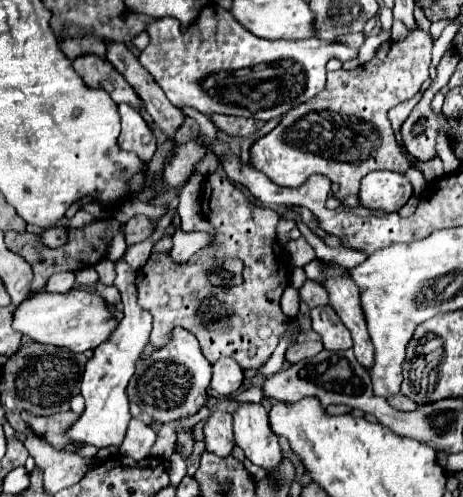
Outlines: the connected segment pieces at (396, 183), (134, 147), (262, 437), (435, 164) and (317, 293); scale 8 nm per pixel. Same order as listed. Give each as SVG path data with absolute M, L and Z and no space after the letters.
M375 170L361 180L361 206L371 210L397 212L413 194L413 186L405 174L391 170Z
M119 104L121 114L121 136L119 146L123 150L139 154L141 160L151 160L155 154L155 136L139 110L131 108L129 104Z
M239 404L233 414L235 424L235 444L245 452L245 456L271 474L279 468L283 454L275 432L269 428L267 410L261 404Z
M433 158L433 160L427 160L427 162L417 162L415 168L419 168L429 182L433 182L433 180L437 180L439 176L445 174L445 172L443 172L443 162L441 162L441 158Z
M307 280L305 286L299 290L299 298L303 302L309 304L309 308L315 308L315 306L327 306L329 304L329 296L327 296L327 290L313 282L313 280Z

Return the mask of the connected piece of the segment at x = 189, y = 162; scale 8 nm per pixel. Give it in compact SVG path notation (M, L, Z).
M189 140L181 146L175 146L175 156L171 160L171 164L165 168L163 174L163 182L167 182L169 186L177 186L179 182L187 180L193 172L193 166L205 156L205 148L201 144L197 144L195 140Z

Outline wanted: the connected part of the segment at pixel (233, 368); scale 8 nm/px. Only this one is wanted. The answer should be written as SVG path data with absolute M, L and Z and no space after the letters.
M221 358L219 362L213 364L213 378L211 378L211 388L219 394L233 394L241 388L243 384L243 368L231 360L231 358Z

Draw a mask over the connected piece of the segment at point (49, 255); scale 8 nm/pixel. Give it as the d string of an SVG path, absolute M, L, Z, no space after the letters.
M111 220L111 222L93 222L89 226L85 226L83 230L75 230L75 228L69 228L69 242L61 248L55 248L55 250L49 250L41 244L41 238L37 234L29 234L29 232L7 232L5 234L5 244L11 252L23 256L31 268L33 268L33 282L31 282L31 290L33 292L39 292L43 290L47 278L55 272L65 272L65 270L79 270L79 268L85 268L85 266L93 266L97 260L105 258L107 254L107 248L109 248L109 240L111 236L119 230L119 222L117 220Z

